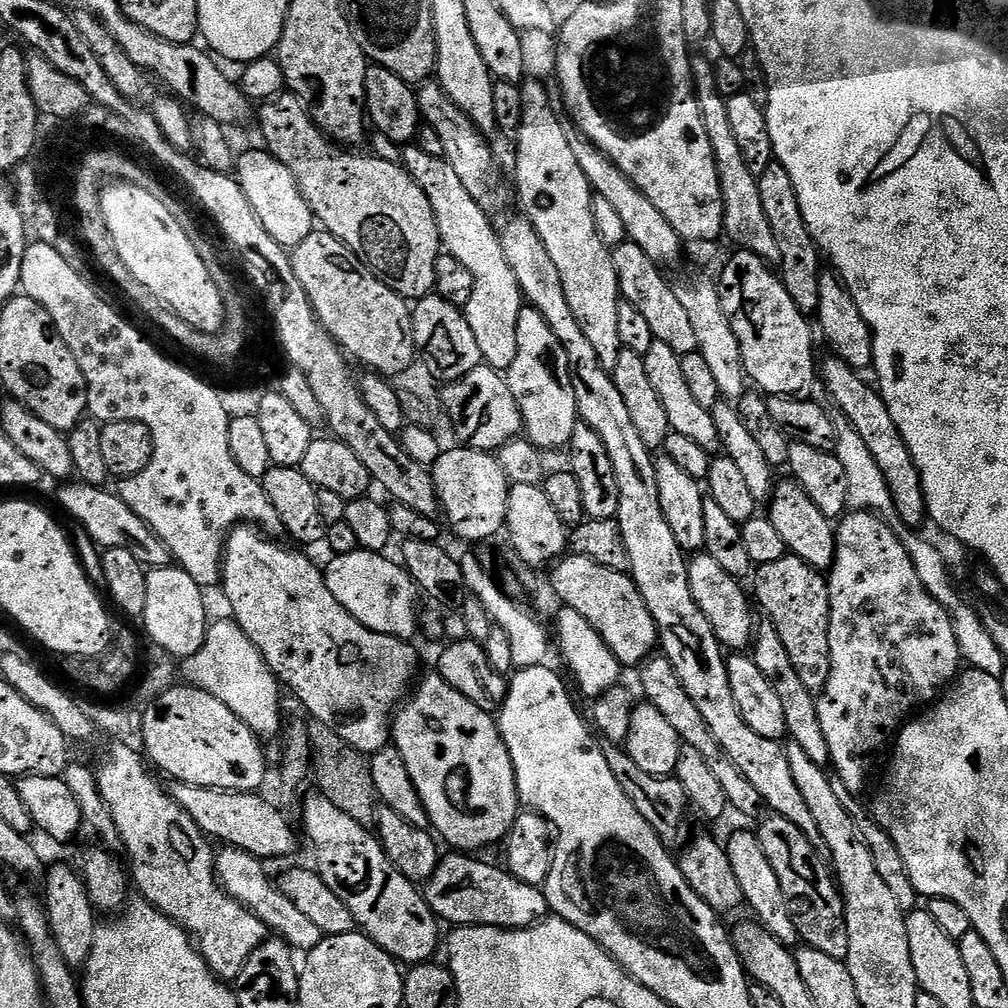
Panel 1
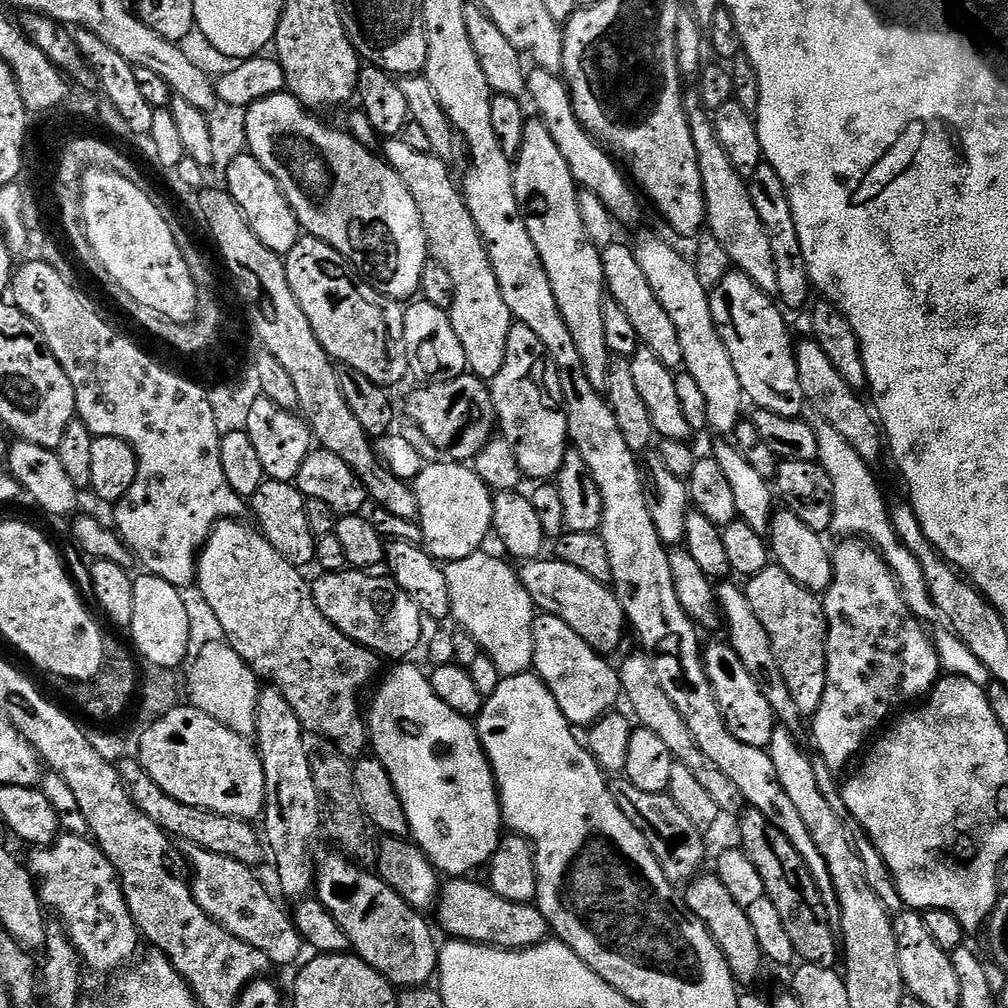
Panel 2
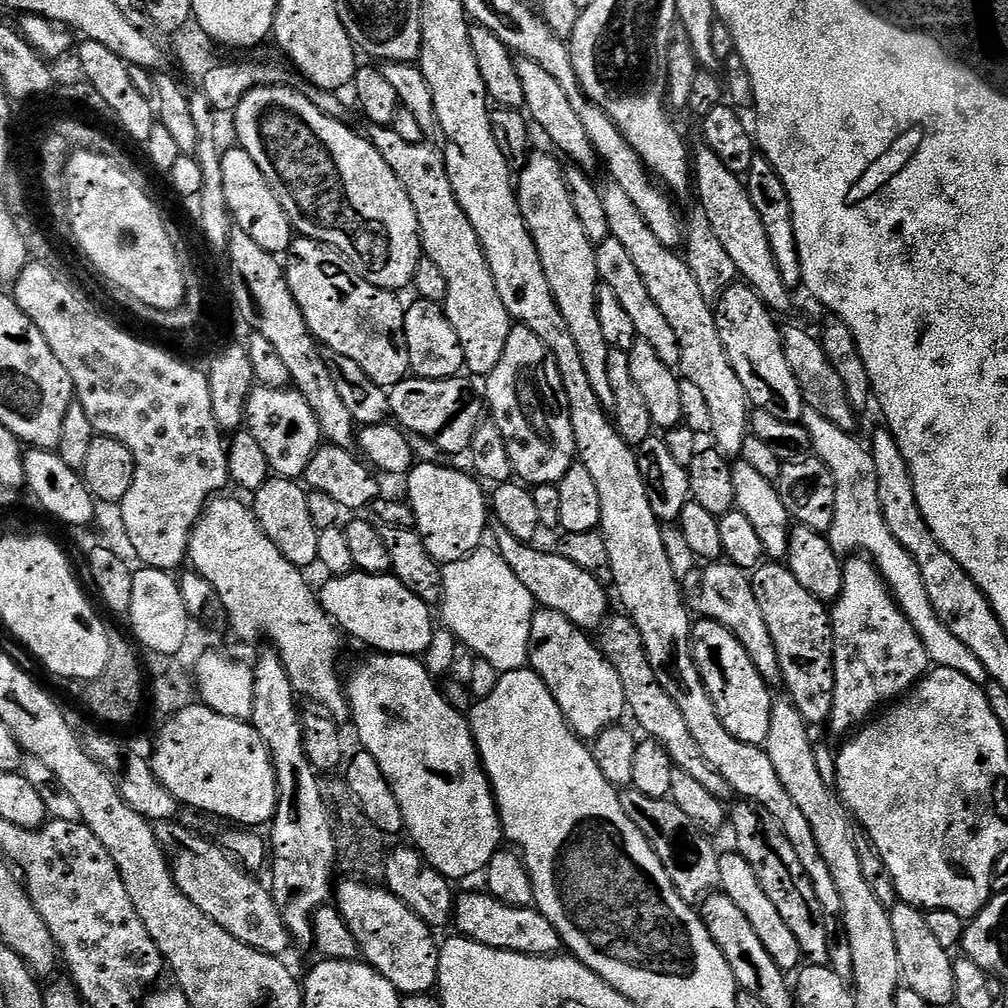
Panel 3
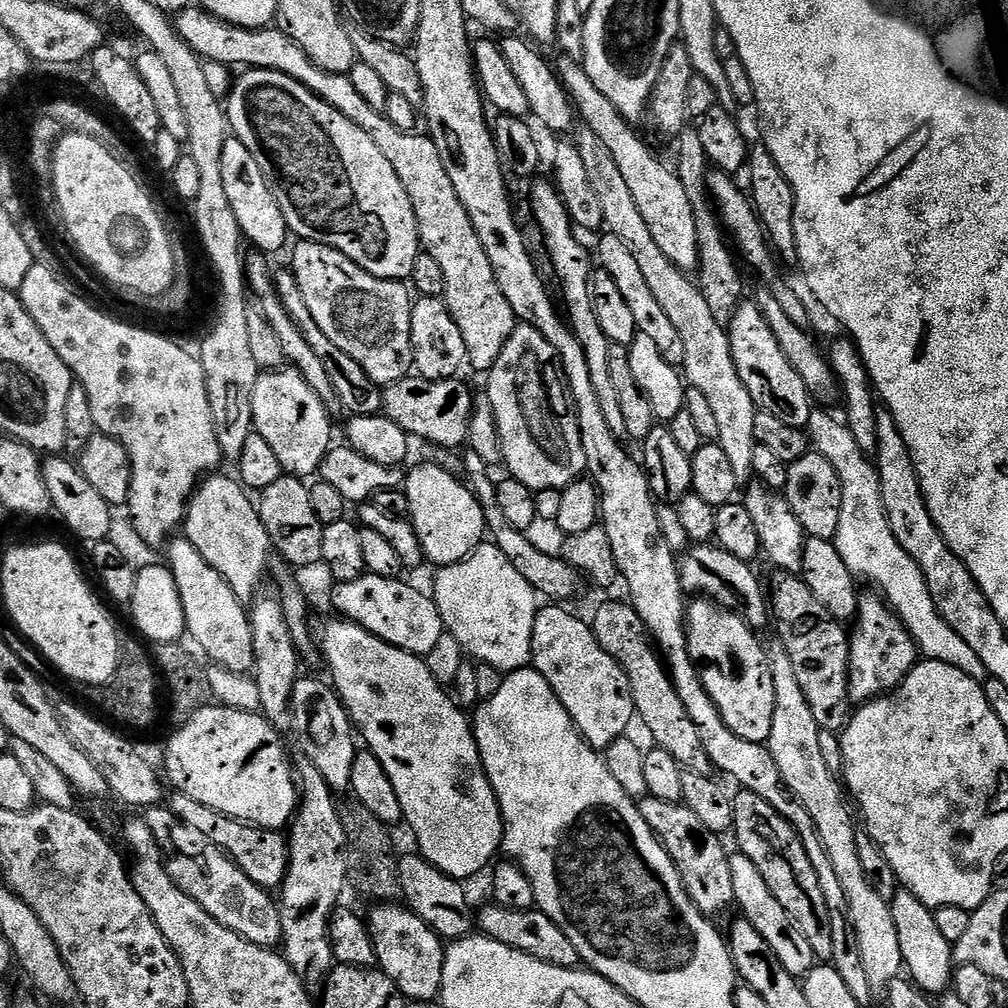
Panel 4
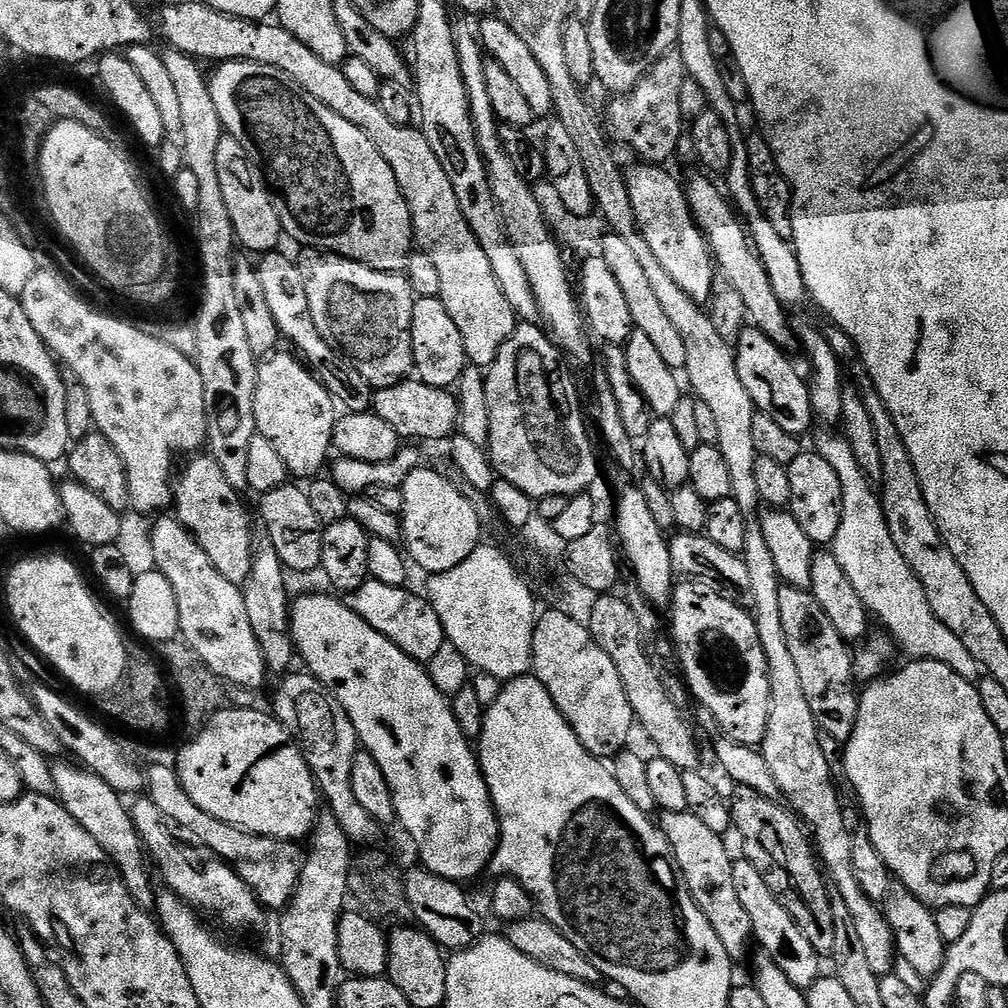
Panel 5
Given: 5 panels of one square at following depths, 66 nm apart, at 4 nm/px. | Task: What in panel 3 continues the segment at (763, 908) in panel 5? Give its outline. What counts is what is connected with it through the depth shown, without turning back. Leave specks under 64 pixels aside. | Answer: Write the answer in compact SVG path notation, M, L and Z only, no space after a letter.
M725 851L721 855L720 885L723 895L731 901L735 909L746 914L748 921L754 926L758 938L762 938L762 944L766 946L766 950L770 950L774 962L778 962L778 966L785 970L796 967L799 969L802 953L798 938L794 938L794 930L790 930L790 926L786 926L782 914L778 914L778 906L774 906L774 902L770 902L766 890L760 885L760 880L756 876L756 871L752 869L752 864L739 851L728 853Z

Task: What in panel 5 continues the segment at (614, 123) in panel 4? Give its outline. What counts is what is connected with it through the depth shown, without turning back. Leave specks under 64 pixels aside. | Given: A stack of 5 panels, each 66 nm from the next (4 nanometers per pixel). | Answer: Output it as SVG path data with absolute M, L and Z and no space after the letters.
M637 163L637 168L628 168L626 175L628 178L628 189L630 190L630 206L634 206L634 218L636 225L640 228L640 233L646 238L646 243L650 246L650 251L654 253L654 258L662 262L666 274L678 282L678 290L690 294L690 298L696 304L704 306L712 299L712 286L718 279L718 270L712 259L712 252L708 249L708 243L700 228L696 225L696 219L692 217L692 211L688 205L688 194L683 183L680 184L667 172L664 166L657 166L652 163Z

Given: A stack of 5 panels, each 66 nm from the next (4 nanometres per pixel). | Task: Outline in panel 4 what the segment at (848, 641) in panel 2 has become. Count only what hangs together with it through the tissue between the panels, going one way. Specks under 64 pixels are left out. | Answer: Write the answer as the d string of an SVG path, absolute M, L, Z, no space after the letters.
M864 594L859 597L859 608L856 611L854 623L851 625L853 628L850 628L848 642L848 698L856 706L867 704L868 701L875 700L877 696L883 696L899 688L906 674L910 674L910 670L918 662L918 649L912 641L912 635L905 630L904 624L896 613L879 595L871 595Z

